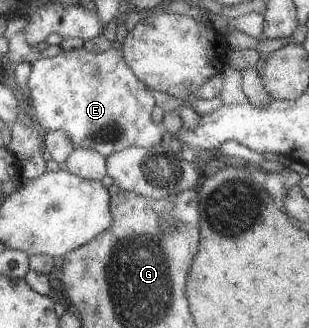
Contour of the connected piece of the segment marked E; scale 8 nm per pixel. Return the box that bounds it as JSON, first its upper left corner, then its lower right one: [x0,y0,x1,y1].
[29,44,166,159]

